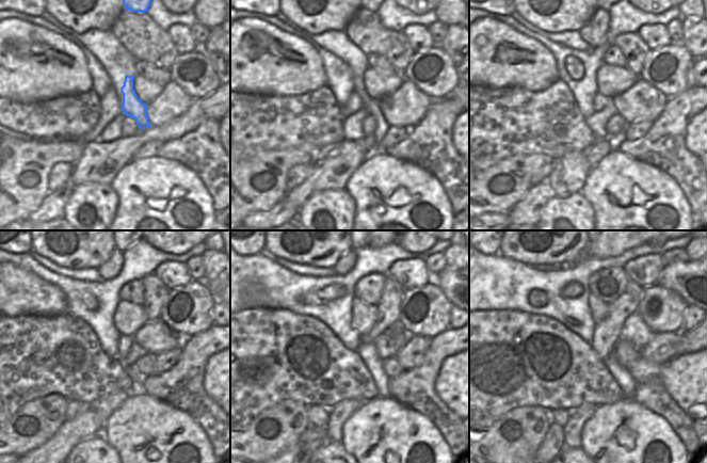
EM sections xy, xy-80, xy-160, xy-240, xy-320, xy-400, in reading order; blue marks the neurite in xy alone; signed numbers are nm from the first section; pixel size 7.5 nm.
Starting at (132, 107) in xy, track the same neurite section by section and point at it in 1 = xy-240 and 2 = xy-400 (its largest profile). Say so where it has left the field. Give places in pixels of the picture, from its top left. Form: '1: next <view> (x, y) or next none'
1: next xy-240 (105, 406)
2: next xy-400 (573, 429)

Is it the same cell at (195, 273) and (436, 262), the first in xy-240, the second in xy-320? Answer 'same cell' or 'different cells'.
same cell

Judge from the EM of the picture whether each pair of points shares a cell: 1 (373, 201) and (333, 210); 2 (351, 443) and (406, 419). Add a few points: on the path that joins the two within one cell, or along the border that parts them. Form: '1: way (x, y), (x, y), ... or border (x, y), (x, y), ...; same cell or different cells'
1: border (343, 189), (354, 203), (354, 219); different cells
2: way (365, 435), (383, 422), (392, 422); same cell

